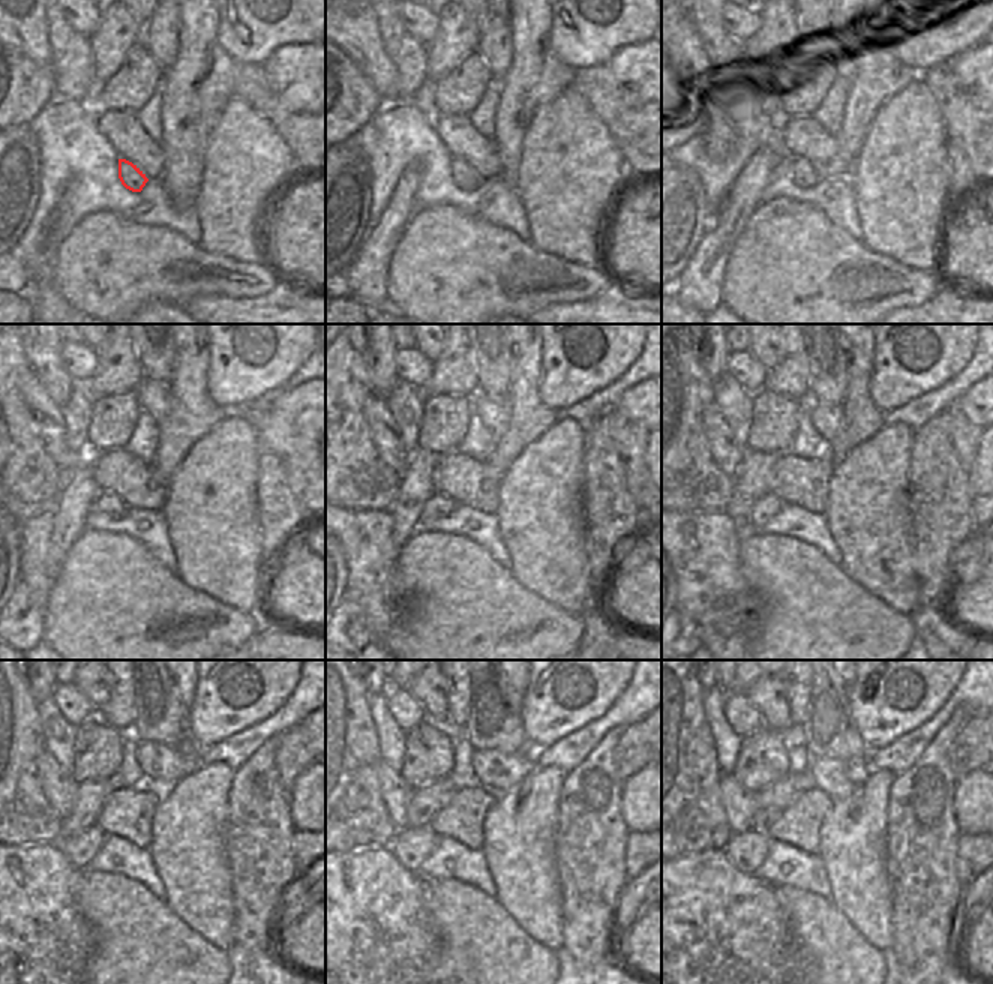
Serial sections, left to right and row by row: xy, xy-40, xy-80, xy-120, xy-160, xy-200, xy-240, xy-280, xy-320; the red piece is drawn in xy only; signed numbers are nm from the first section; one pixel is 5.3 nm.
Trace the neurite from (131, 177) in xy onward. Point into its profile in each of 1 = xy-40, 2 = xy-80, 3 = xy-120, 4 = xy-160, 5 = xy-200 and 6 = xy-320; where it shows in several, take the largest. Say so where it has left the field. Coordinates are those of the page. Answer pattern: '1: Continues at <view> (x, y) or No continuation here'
1: Continues at xy-40 (465, 177)
2: Continues at xy-80 (795, 168)
3: Continues at xy-120 (108, 503)
4: Continues at xy-160 (438, 506)
5: Continues at xy-200 (767, 506)
6: Continues at xy-320 (746, 851).

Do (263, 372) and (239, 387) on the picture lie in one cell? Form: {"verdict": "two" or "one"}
{"verdict": "one"}

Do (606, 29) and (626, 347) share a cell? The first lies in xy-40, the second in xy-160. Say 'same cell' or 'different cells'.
same cell

